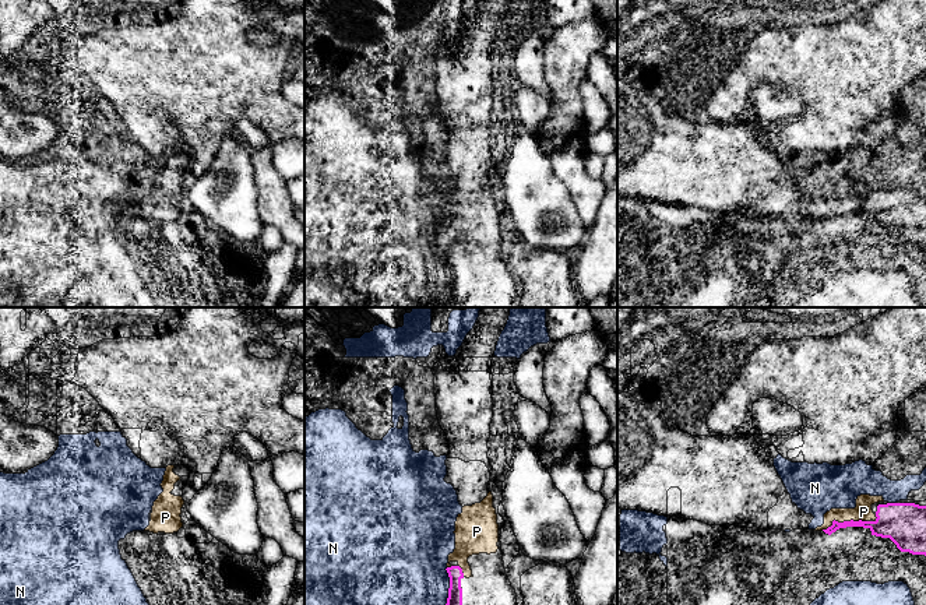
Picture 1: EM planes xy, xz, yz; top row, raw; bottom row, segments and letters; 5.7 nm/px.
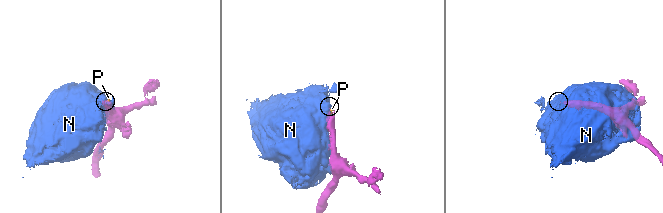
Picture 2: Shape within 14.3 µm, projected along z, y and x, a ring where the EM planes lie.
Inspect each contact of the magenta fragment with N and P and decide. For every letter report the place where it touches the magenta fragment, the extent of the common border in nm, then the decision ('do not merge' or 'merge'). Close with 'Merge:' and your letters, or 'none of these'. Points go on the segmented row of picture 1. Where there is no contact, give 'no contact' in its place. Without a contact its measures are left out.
N: xz (450, 586) | 220 nm | do not merge
P: yz (844, 521) | 280 nm | merge
Merge: P

